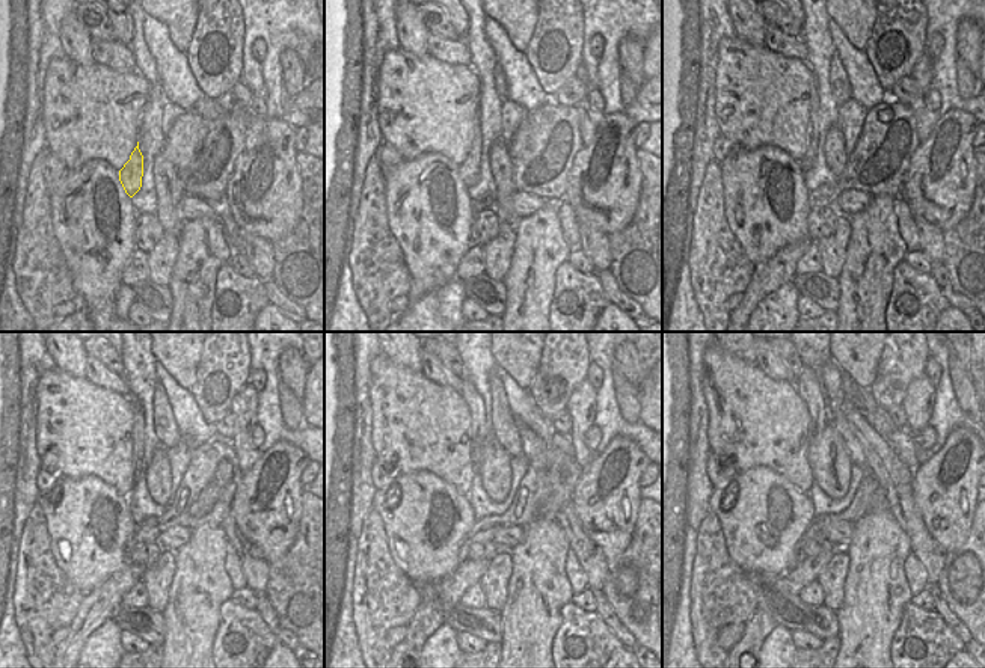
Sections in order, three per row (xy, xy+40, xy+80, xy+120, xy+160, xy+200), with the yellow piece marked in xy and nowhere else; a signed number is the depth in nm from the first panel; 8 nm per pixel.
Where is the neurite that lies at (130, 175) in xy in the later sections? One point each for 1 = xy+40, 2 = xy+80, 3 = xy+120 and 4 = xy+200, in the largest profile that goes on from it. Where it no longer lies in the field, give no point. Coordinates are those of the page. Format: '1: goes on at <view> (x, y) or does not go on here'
1: goes on at xy+40 (469, 169)
2: goes on at xy+80 (810, 156)
3: goes on at xy+120 (138, 435)
4: goes on at xy+200 (807, 385)

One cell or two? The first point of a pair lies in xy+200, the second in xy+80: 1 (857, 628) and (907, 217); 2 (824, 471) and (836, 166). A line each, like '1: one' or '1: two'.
1: two
2: one

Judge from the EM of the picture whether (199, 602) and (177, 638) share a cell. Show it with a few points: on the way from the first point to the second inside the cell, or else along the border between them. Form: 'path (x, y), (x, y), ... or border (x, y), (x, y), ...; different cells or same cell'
path (193, 611), (190, 625), (186, 629); same cell

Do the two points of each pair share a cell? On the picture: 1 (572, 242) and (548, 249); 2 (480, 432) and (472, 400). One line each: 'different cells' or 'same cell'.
1: different cells
2: same cell

